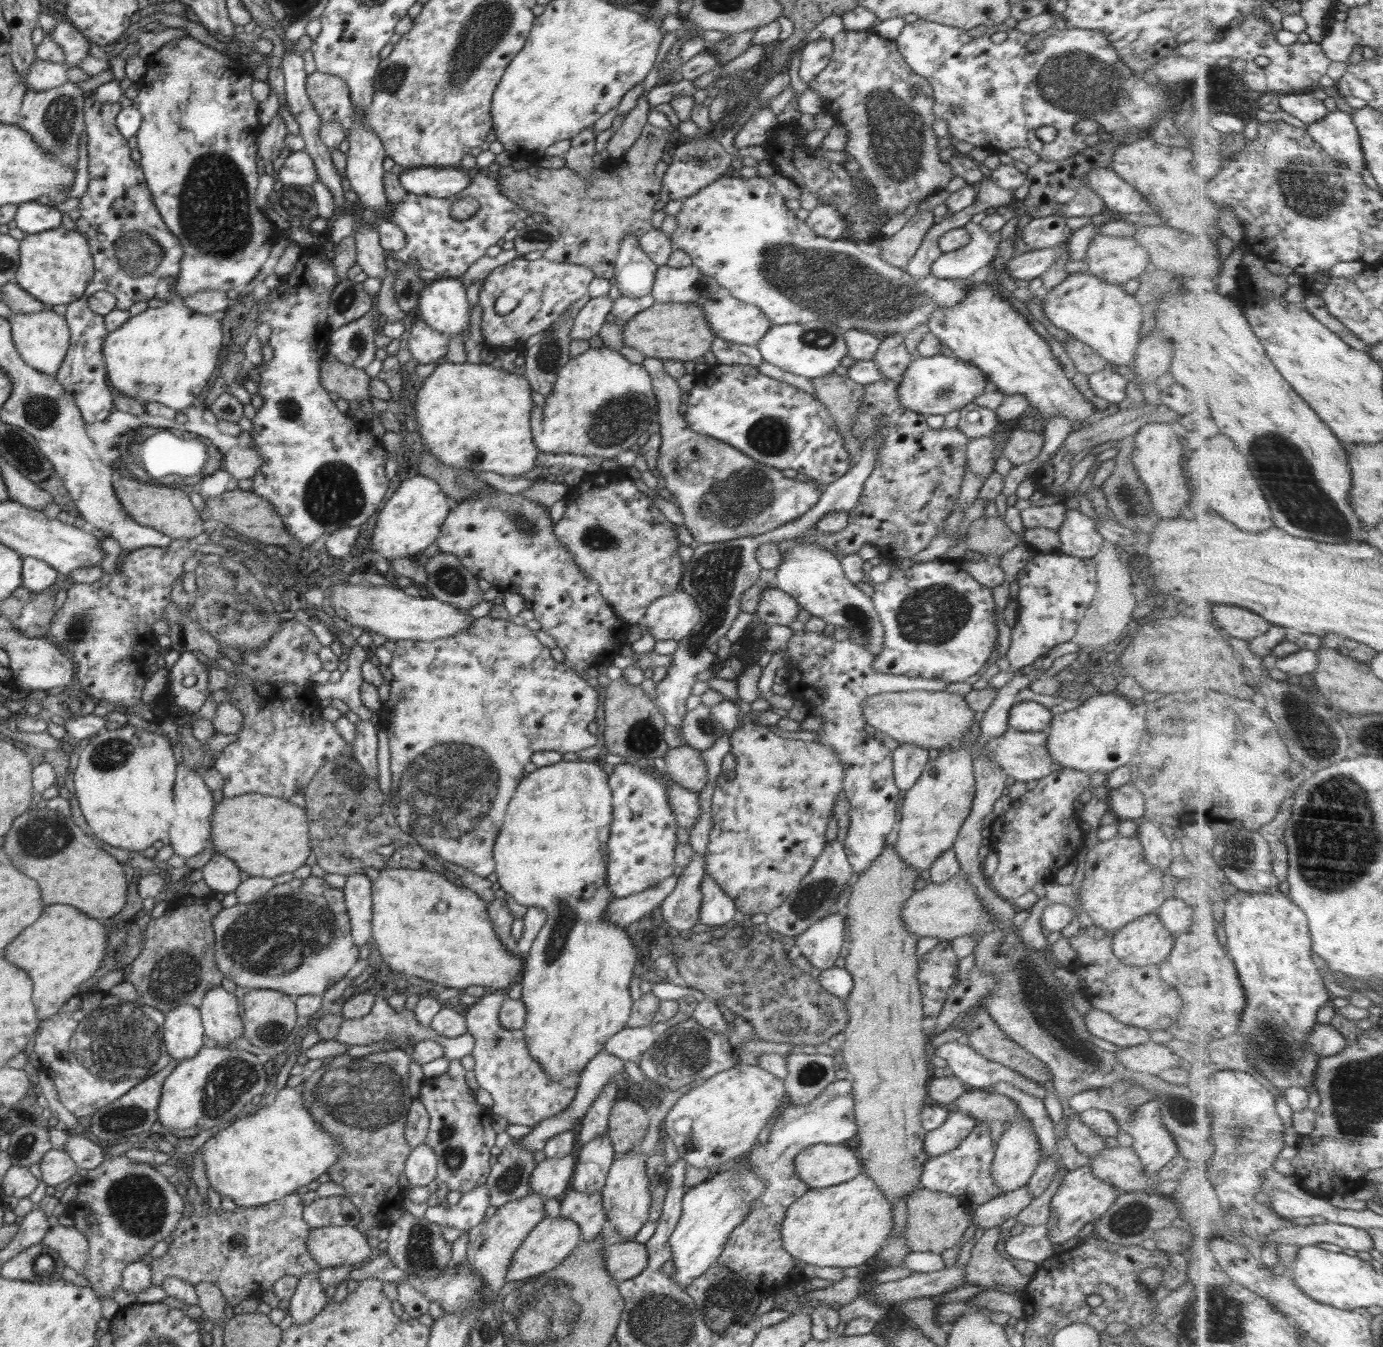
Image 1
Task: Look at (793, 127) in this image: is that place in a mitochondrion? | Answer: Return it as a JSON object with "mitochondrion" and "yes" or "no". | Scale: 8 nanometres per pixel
{"mitochondrion":"no"}

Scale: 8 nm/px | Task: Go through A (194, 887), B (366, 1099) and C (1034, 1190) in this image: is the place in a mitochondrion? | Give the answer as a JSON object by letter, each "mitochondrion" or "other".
{"A":"other","B":"mitochondrion","C":"other"}

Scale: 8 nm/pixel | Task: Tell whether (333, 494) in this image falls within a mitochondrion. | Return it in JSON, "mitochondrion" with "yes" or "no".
{"mitochondrion":"yes"}

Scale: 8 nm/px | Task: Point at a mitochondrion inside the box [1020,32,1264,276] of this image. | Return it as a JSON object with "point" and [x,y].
{"point":[1074,81]}

